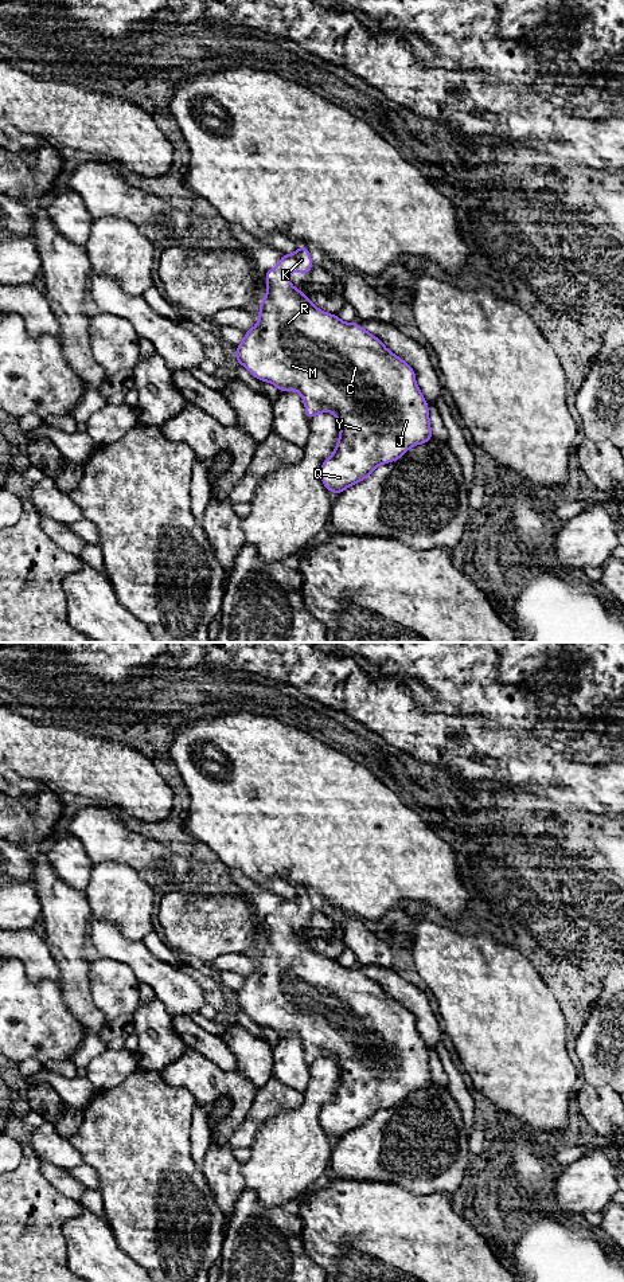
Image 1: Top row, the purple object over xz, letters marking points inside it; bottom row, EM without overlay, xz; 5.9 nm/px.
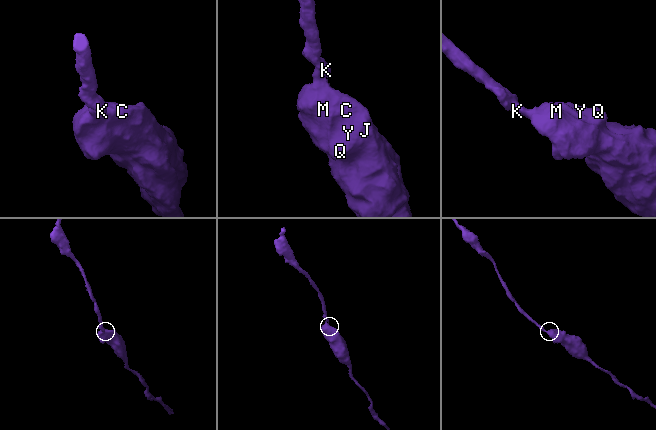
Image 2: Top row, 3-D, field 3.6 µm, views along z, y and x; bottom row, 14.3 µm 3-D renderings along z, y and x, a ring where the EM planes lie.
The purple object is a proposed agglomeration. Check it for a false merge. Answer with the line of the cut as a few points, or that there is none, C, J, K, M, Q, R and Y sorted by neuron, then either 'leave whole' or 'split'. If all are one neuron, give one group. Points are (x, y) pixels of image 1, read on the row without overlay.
no cut; C J K M Q R Y; leave whole

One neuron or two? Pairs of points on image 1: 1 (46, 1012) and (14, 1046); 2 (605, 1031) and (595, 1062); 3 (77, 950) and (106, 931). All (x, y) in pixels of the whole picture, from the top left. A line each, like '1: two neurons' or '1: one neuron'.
1: one neuron
2: one neuron
3: two neurons

